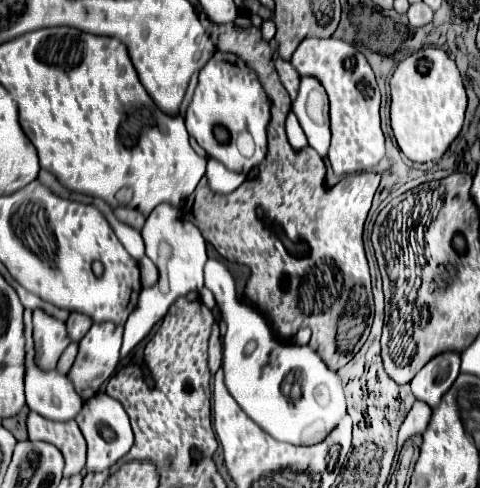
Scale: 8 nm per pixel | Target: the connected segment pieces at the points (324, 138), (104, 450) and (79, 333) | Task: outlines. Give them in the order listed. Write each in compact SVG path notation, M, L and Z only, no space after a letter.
M301 78L297 98L291 106L295 112L309 146L317 150L321 158L327 158L331 144L329 128L329 100L323 86L315 78Z
M99 392L93 400L85 402L83 410L79 412L79 416L75 420L87 440L87 472L109 470L133 446L133 430L131 430L127 412L115 398L107 396L105 392Z
M73 312L73 314L67 318L65 324L67 324L67 334L69 334L69 338L71 338L73 342L79 342L79 340L87 334L87 330L91 328L91 318Z

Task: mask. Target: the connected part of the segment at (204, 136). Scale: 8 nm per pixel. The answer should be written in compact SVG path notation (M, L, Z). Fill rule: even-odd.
M215 52L213 58L199 72L199 84L185 114L187 132L197 140L197 144L207 152L209 158L219 160L231 172L249 174L253 168L265 164L269 122L271 122L271 104L255 72L251 72L251 68L247 68L245 60L241 60L239 56L231 52ZM219 130L225 130L227 136L219 136L217 134ZM243 130L249 130L255 140L255 156L251 158L241 156L235 144L237 134Z

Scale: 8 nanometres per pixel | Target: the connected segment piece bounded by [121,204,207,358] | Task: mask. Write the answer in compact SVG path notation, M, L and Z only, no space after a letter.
M159 204L147 216L141 236L145 242L145 254L159 268L159 282L151 288L143 288L139 294L139 302L125 324L125 336L123 336L123 348L121 348L123 358L151 332L151 328L167 314L169 306L179 296L203 288L203 266L207 262L205 240L199 228L187 220L181 220L179 210L171 204Z

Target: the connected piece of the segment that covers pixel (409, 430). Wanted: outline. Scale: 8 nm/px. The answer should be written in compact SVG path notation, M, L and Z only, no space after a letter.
M421 400L415 402L413 408L411 408L411 412L407 414L405 422L401 424L401 430L399 430L399 448L413 434L423 434L425 428L427 428L427 424L429 424L429 418L431 418L431 408L427 404L423 404Z

